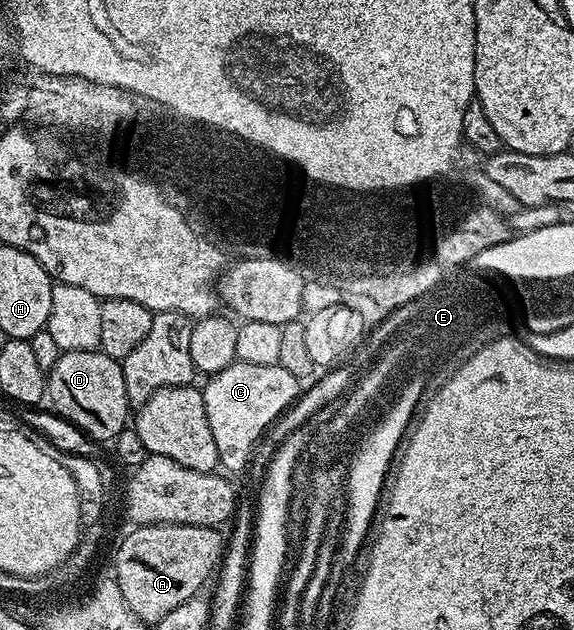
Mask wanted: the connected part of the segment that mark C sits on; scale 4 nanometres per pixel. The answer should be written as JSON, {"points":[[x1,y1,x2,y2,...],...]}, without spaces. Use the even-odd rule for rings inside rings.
{"points":[[236,362,206,383,201,388,205,414,209,418,209,430,213,430,213,442,217,442,219,463,228,468,228,473,239,472,247,463,252,463,260,436,291,407,301,392,301,381,279,363,253,366]]}

